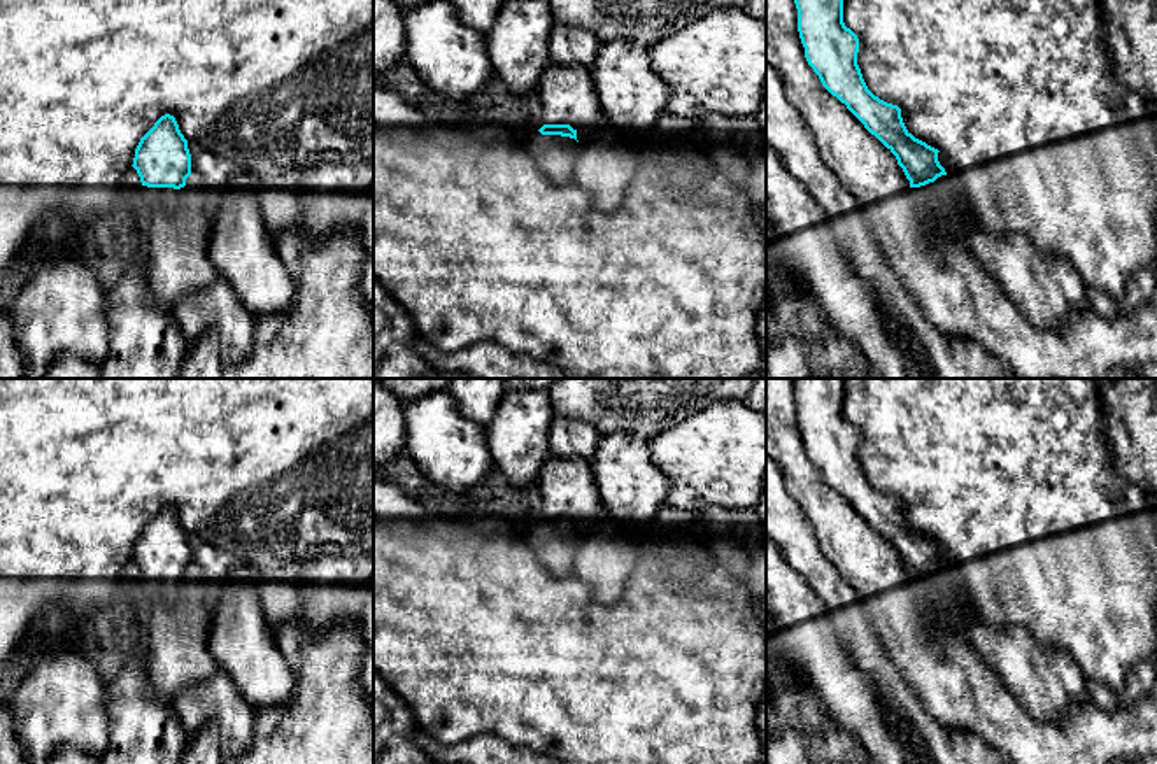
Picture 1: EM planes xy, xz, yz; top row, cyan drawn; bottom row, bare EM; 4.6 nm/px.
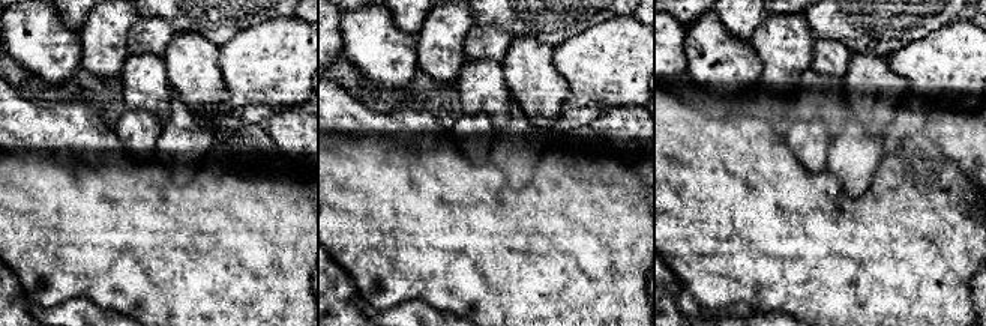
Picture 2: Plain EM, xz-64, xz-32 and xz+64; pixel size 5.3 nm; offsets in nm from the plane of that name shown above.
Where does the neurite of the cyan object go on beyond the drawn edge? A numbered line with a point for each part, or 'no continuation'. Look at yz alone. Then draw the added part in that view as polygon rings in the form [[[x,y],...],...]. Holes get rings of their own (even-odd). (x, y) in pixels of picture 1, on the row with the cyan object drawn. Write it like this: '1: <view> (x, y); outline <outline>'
1: yz (947, 219); outline [[[929,182],[919,187],[920,198],[926,207],[927,223],[941,244],[966,244],[966,212],[950,198],[943,196],[938,189],[938,182]]]

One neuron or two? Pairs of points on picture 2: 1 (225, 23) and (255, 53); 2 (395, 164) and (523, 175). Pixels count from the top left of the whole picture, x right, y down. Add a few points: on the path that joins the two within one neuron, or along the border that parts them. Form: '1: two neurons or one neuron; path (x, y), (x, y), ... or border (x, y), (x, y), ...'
1: two neurons; border (270, 20), (243, 29), (219, 47)
2: two neurons; border (489, 162), (515, 188), (529, 182), (538, 164)

